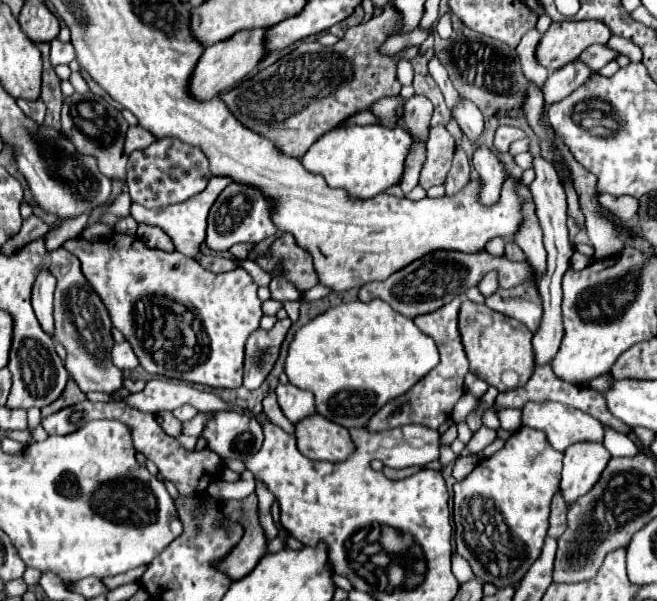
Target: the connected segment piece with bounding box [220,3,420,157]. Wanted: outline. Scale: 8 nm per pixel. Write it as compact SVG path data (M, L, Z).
M386 3L380 17L350 27L336 45L324 49L318 41L304 41L268 69L222 93L220 99L244 127L270 139L282 153L302 157L318 137L340 125L348 115L366 111L380 97L400 93L396 65L400 59L414 59L420 51L416 45L410 45L394 55L380 53L382 43L390 35L402 33L400 23L402 15L398 9Z

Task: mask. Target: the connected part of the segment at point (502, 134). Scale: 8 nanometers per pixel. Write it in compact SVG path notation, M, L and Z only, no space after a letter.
M498 127L496 129L496 135L494 135L494 147L500 151L500 153L506 153L510 143L516 141L516 139L524 139L524 131L522 129L516 129L516 127Z

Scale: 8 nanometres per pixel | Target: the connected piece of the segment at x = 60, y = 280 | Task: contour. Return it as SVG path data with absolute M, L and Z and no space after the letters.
M64 247L50 253L50 273L56 277L54 291L54 337L66 349L64 367L76 385L86 391L112 393L122 387L122 371L112 363L112 321L104 301L88 285L76 255Z

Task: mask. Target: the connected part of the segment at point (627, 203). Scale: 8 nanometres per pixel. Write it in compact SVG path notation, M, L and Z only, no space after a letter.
M600 193L598 197L600 205L604 205L606 209L610 209L610 213L614 213L618 219L630 221L636 215L638 209L638 199L628 197L628 195L620 195L620 197L612 197L608 193Z

